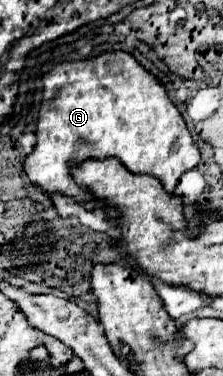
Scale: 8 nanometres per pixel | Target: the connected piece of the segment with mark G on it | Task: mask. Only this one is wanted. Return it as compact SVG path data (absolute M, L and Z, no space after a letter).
M122 50L102 52L88 60L64 60L42 76L46 98L38 110L36 122L36 146L26 156L24 170L32 184L42 192L62 192L78 202L92 202L94 198L82 186L74 184L68 168L84 158L108 158L116 156L130 172L156 176L168 192L174 192L180 176L200 162L198 146L194 144L186 122L174 102L168 98L166 86L150 74L132 54Z

